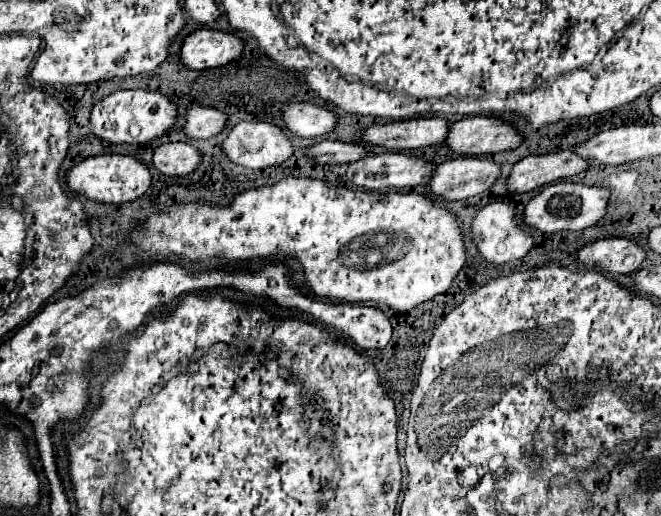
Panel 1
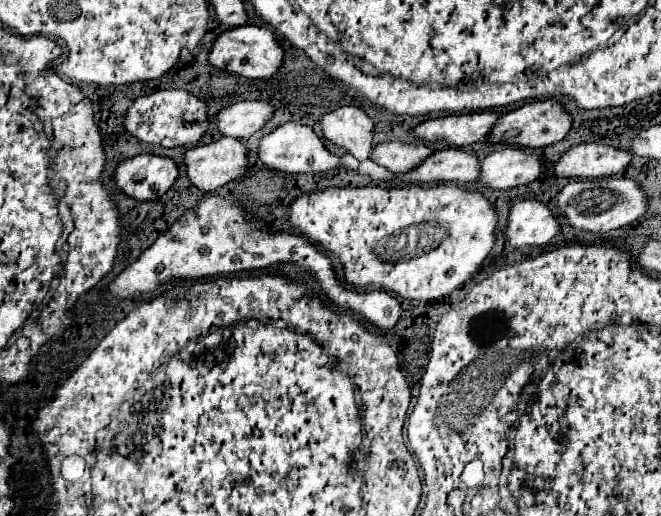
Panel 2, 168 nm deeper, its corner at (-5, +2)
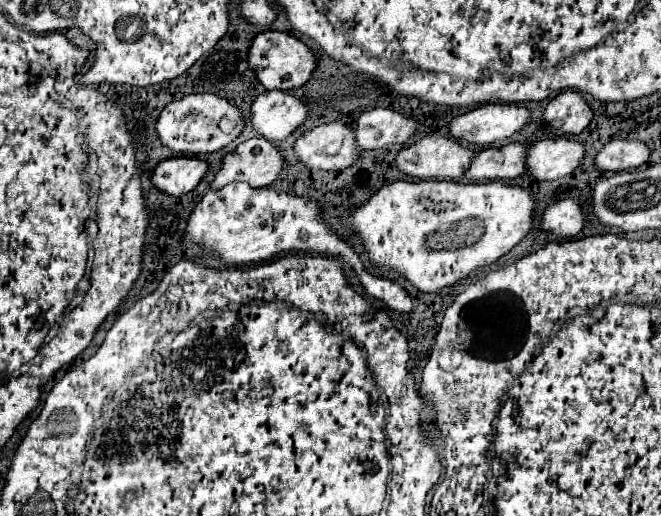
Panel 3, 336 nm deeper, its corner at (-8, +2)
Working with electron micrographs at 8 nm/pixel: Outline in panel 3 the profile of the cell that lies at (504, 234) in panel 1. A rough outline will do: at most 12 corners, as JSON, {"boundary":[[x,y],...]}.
{"boundary":[[573,199],[543,209],[541,231],[575,237],[585,217]]}

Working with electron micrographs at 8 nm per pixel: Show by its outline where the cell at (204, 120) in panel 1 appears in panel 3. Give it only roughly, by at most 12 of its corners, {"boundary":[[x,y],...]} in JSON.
{"boundary":[[279,89],[261,93],[249,113],[253,131],[285,139],[305,105]]}

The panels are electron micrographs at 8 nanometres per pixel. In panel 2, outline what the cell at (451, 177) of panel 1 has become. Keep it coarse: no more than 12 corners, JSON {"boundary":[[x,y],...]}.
{"boundary":[[506,147],[482,161],[480,183],[512,189],[542,177],[542,155]]}

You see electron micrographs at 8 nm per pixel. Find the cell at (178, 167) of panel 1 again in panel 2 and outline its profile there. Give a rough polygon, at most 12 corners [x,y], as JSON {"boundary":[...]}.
{"boundary":[[220,137],[186,151],[194,187],[212,193],[248,171],[248,149]]}

